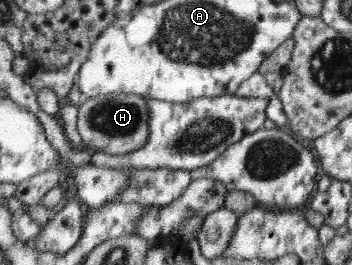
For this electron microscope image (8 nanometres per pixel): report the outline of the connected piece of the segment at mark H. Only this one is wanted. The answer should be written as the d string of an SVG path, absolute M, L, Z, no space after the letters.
M111 94L97 95L91 98L84 98L77 109L77 131L82 136L83 147L92 152L103 152L109 155L125 155L137 151L140 147L146 146L149 141L150 112L146 98L134 94Z

